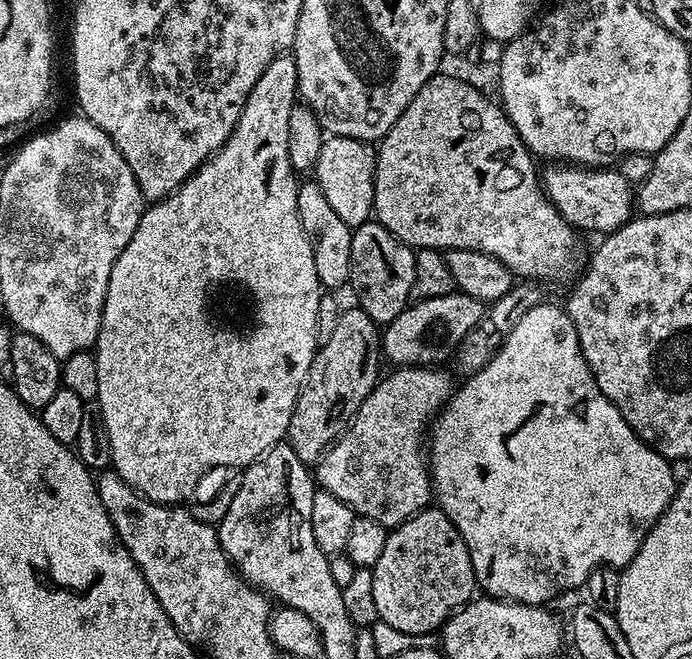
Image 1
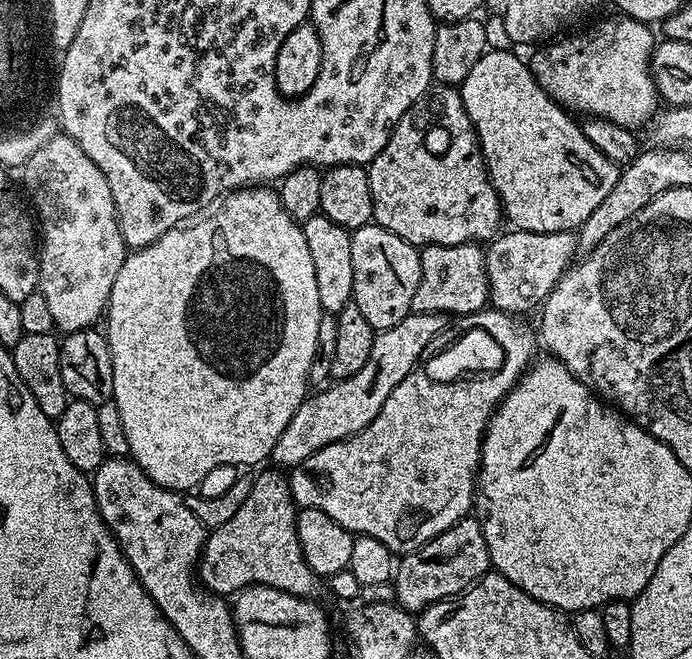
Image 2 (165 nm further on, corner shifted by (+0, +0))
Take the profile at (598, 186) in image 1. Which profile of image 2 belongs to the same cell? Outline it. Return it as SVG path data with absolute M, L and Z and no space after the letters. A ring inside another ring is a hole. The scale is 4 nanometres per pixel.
M512 50L484 52L482 58L478 58L478 63L470 69L470 74L466 74L464 81L458 85L462 106L466 110L470 122L476 128L476 137L484 155L484 164L488 167L488 177L492 185L496 187L496 193L500 195L500 207L503 215L506 217L507 223L508 220L512 223L509 225L513 229L522 232L570 232L579 230L582 222L586 222L586 218L590 218L590 214L594 214L594 209L605 200L606 194L610 194L610 190L614 190L614 182L618 182L621 169L614 162L610 162L610 158L606 158L606 154L602 154L594 147L594 142L590 142L590 138L586 138L583 127L579 123L575 124L572 121L575 119L555 100L548 97L546 90L542 90L542 86L534 78L531 67L525 61L523 64L514 53L515 51Z

